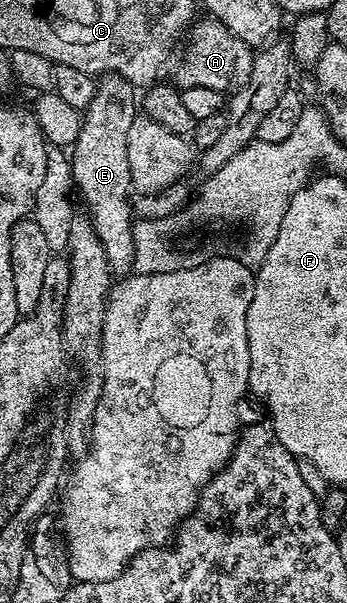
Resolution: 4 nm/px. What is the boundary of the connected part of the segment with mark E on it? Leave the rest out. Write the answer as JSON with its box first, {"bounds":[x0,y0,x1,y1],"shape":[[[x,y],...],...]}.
{"bounds":[70,74,138,276],"shape":[[[105,74],[96,83],[94,100],[82,111],[84,123],[82,132],[78,132],[78,140],[70,147],[72,162],[72,181],[75,189],[80,189],[80,198],[84,201],[83,209],[92,219],[92,227],[106,252],[108,267],[112,269],[113,275],[124,276],[132,270],[134,260],[134,236],[132,227],[132,206],[128,203],[128,193],[133,193],[134,187],[130,176],[130,156],[126,153],[126,139],[130,133],[130,124],[138,116],[138,90],[117,74]]]}

